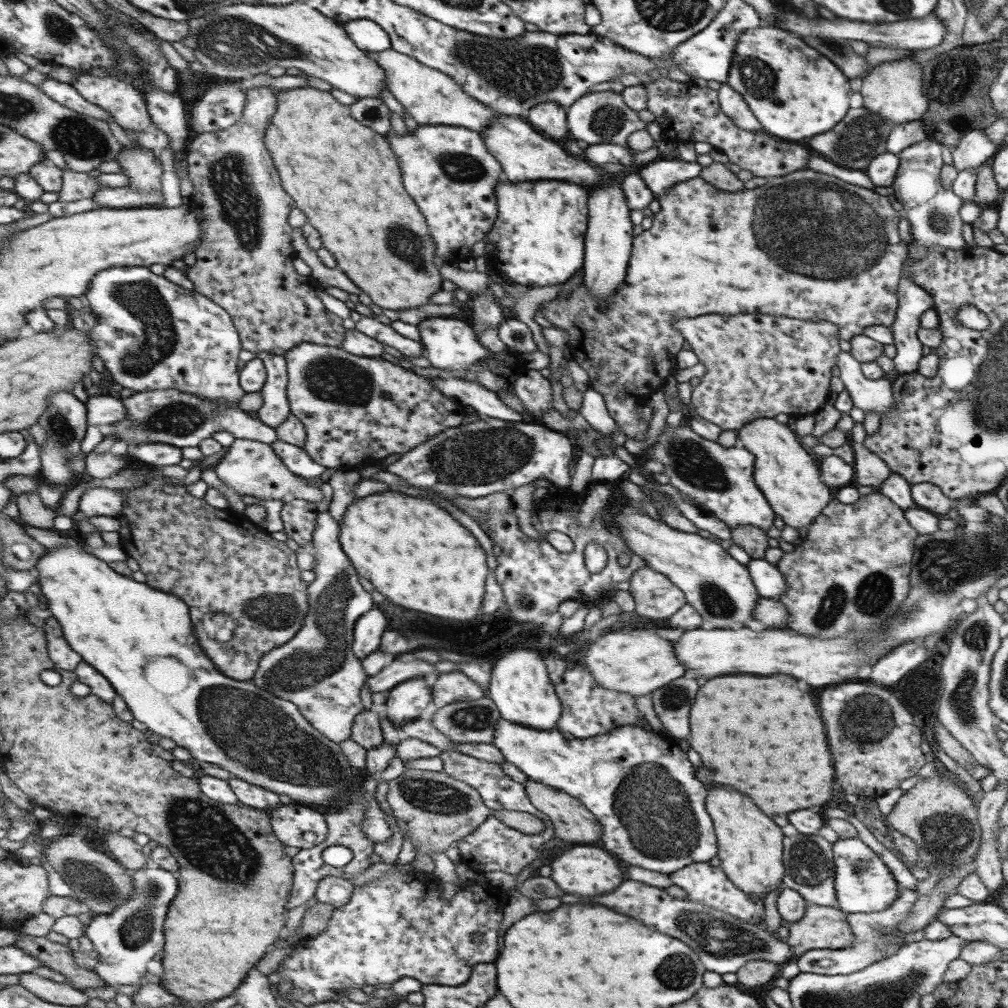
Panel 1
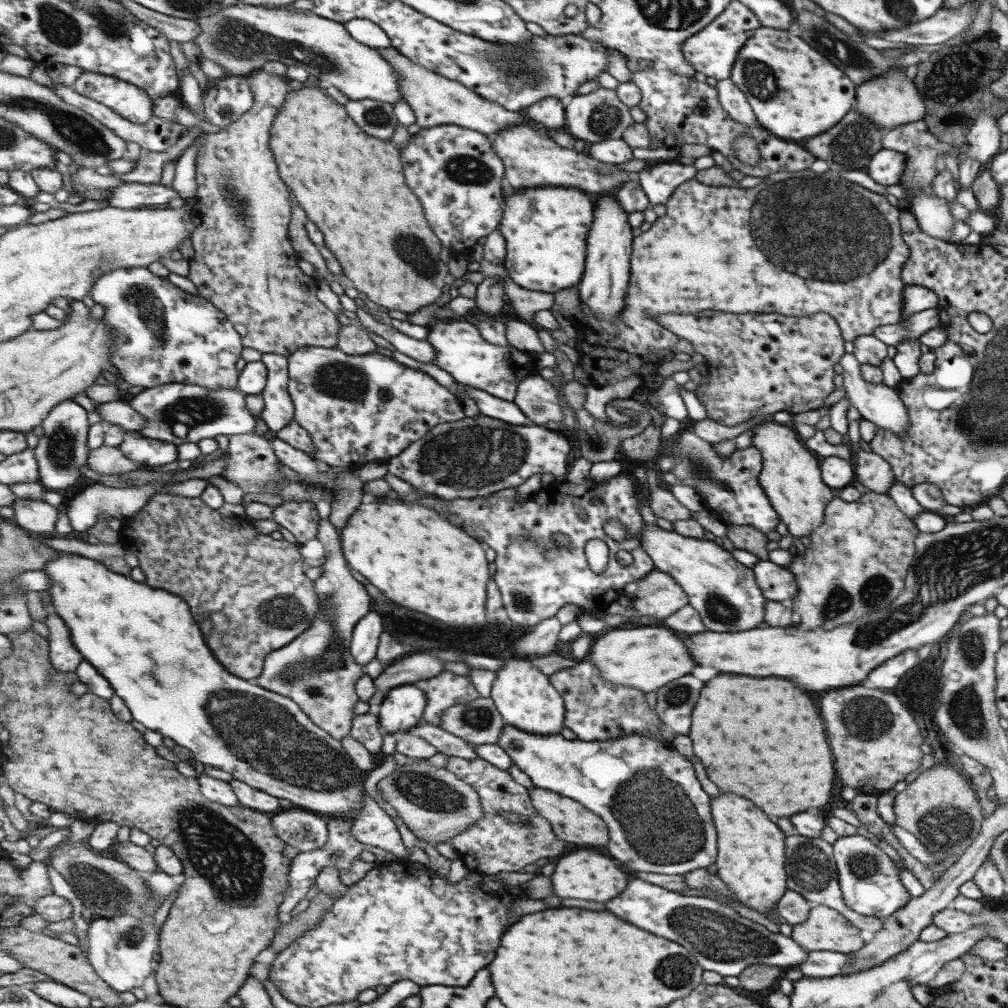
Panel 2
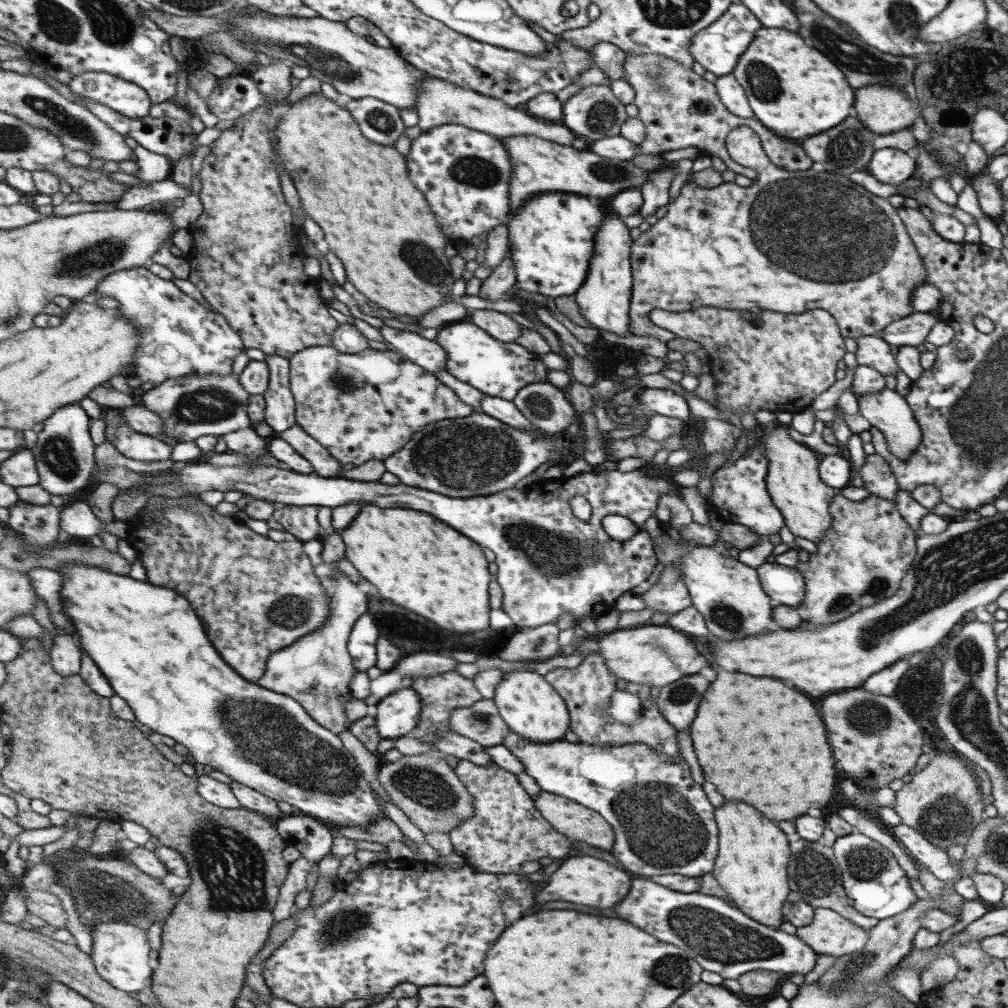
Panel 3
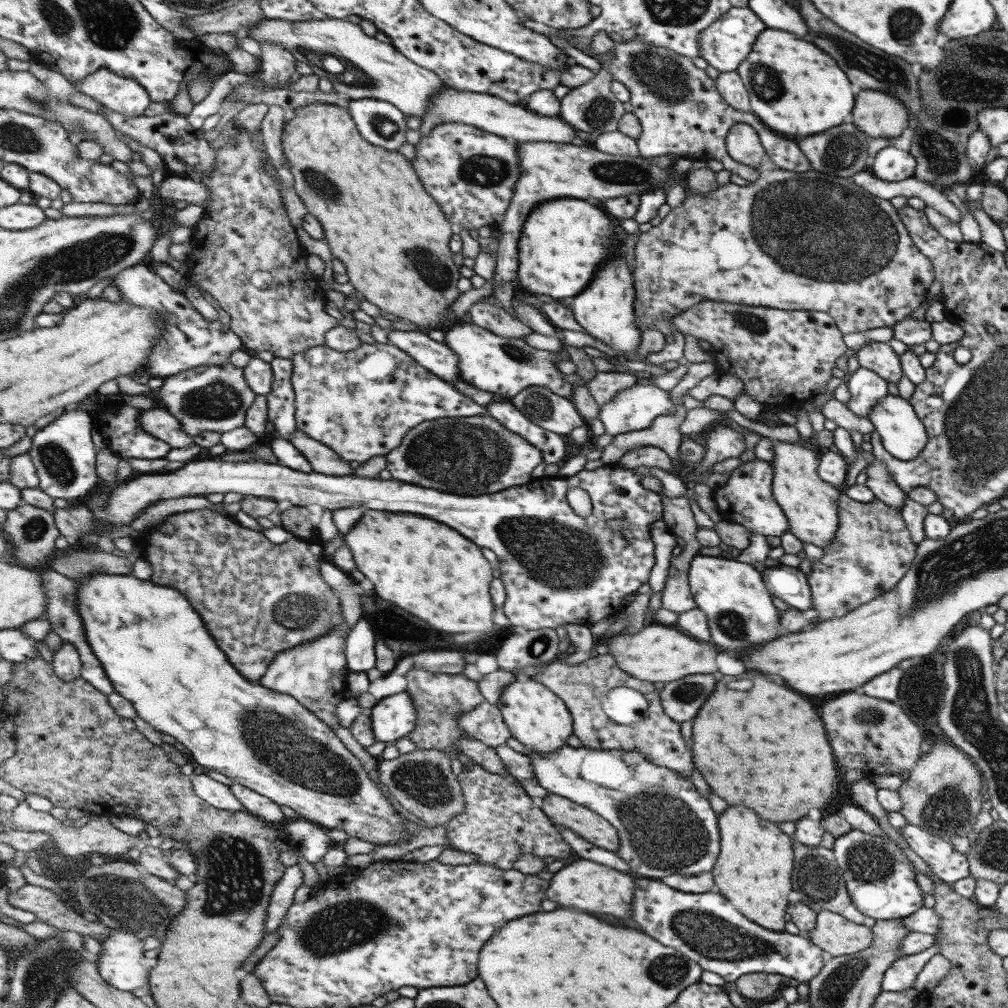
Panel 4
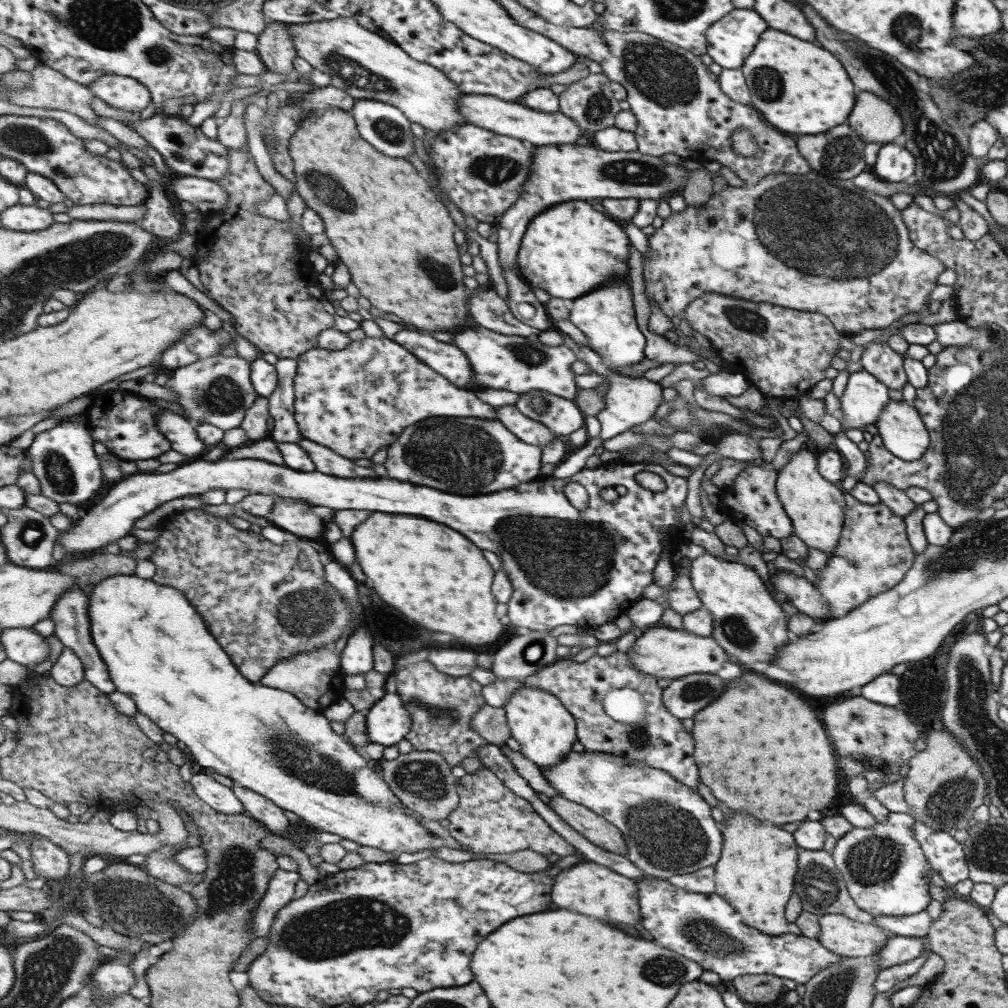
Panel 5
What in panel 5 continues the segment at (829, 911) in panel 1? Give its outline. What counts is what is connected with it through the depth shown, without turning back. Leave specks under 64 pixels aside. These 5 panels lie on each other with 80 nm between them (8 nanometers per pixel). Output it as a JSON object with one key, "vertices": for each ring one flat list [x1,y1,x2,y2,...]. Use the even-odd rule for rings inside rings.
{"vertices":[[840,914,818,916,817,942,841,957,864,957,887,942,887,933,873,923,851,920]]}

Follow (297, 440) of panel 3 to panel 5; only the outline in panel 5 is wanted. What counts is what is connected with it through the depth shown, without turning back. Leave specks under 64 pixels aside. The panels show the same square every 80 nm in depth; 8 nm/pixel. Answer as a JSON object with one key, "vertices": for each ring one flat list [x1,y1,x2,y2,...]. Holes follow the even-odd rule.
{"vertices":[[305,437,298,443,311,454,313,462,316,463,317,471,343,478,380,478,375,476,373,468,357,466,354,460,337,454,324,444,313,442]]}

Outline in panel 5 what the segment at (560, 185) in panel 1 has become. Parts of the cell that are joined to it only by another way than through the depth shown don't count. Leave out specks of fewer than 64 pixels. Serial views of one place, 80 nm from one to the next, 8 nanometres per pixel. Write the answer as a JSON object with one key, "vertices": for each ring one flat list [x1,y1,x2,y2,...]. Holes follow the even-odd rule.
{"vertices":[[583,200,545,210,525,234,517,259,519,273,535,289,541,288,567,304,595,288,604,287,605,282,629,281,627,258,631,240,627,240,622,223,607,216]]}

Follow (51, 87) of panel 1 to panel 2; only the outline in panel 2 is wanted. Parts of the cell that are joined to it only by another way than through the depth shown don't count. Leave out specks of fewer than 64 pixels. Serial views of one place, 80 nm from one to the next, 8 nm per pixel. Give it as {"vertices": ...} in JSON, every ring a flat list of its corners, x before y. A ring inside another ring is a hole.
{"vertices":[[55,83,52,89,63,101,65,101,65,103,68,103,70,106,75,106,76,108,87,112,96,120,103,122,103,124,108,128,111,128,111,130,129,144,137,143,137,145,142,148,142,151,165,152,165,150,169,150,181,136,184,136,188,132,187,126,183,126,183,124,179,124,179,122,167,121,163,118,158,118,157,116,154,116,154,118,151,118,151,120,145,124,135,124,113,111,109,106,99,103,88,96,79,94,79,92,73,88,73,85,65,86,65,84]]}

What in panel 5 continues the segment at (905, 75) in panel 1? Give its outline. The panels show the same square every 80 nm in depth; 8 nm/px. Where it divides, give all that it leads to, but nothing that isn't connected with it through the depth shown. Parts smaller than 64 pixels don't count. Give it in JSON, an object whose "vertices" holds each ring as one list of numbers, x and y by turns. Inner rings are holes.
{"vertices":[[861,92,847,118,849,126,863,138,863,142,891,142,903,131,897,110,871,92]]}

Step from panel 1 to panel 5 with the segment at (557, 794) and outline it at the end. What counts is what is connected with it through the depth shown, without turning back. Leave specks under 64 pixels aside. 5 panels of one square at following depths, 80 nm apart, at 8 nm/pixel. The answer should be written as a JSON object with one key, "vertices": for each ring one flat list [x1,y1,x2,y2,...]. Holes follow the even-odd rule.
{"vertices":[[561,795,551,798,548,805,593,844,612,853,625,856,628,853,627,839,621,829,589,807]]}

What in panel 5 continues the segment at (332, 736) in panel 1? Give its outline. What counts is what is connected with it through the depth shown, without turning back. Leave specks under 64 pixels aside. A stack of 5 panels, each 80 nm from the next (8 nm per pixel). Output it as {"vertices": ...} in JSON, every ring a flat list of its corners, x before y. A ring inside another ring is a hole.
{"vertices":[[333,643,321,650,282,660,260,680,265,686,286,690,297,695,307,706,324,712,344,696,346,672,341,668,341,643]]}

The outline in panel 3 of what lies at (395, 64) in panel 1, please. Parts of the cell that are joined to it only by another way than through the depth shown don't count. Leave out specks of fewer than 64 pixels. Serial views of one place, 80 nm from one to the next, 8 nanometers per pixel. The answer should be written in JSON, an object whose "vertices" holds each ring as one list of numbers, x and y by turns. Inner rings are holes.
{"vertices":[[429,75,421,84,417,95,417,110,421,116,419,127,422,132,427,132,449,123,456,123,467,126,472,130,484,131,486,134,497,136,503,140,505,137,513,136,539,136,551,142,559,142,565,146,573,146,573,142,579,138,573,134,567,126,559,124,549,124,547,120,539,120,529,116,529,113,518,110,515,107,509,107,501,99,491,97,487,94,479,94,476,90,466,89,458,84]]}

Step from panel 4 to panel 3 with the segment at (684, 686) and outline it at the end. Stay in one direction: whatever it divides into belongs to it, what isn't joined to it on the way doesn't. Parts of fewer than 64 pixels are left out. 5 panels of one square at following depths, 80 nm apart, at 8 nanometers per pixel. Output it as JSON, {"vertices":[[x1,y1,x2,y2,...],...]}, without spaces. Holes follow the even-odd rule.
{"vertices":[[693,674,660,688,656,697,658,707,673,728,681,731,689,728,695,716,697,702,701,700,701,694,707,686,709,682,703,676]]}

